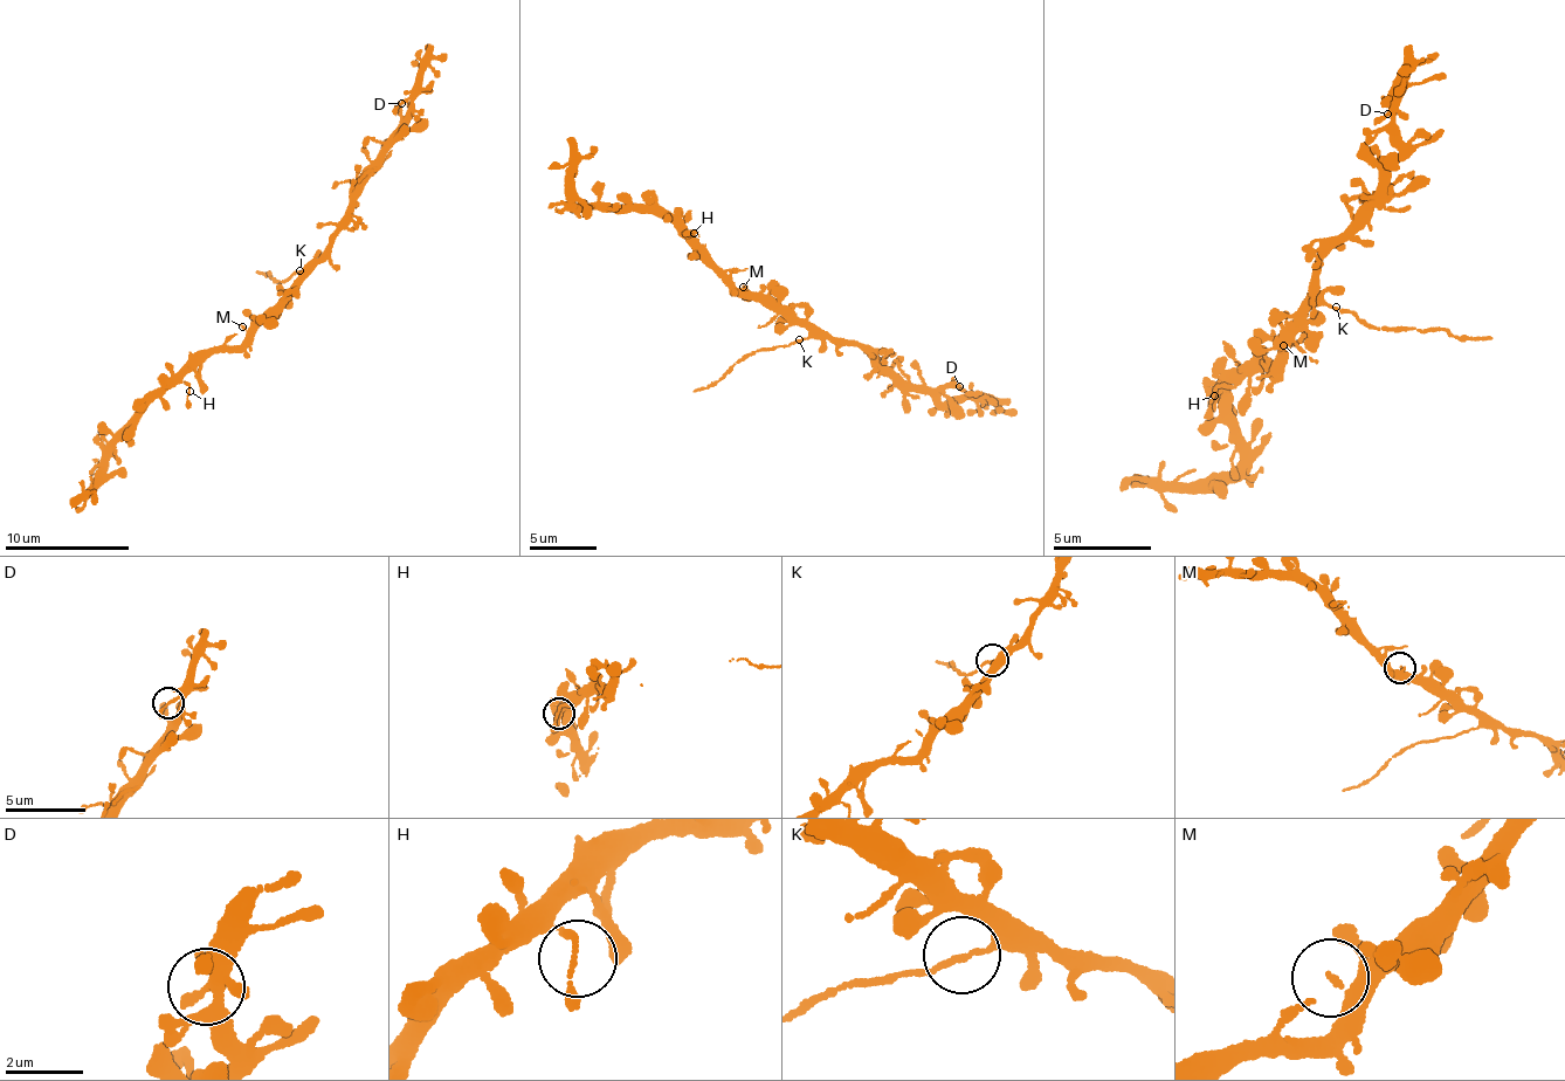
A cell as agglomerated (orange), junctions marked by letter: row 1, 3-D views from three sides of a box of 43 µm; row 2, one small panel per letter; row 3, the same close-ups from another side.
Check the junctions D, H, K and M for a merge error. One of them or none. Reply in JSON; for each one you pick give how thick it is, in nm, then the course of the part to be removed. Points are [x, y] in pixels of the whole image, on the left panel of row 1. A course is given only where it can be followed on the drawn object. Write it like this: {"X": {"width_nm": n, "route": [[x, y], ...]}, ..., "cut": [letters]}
{"K": {"width_nm": 140, "route": [[301, 272], [276, 282], [269, 272], [256, 273]]}, "cut": ["K"]}

